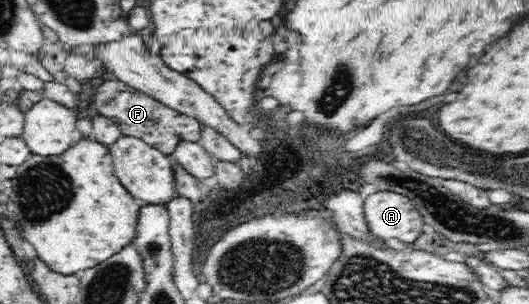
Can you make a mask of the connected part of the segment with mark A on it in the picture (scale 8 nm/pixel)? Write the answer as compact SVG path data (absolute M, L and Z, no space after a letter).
M378 190L364 200L365 219L371 234L396 245L414 243L421 236L424 218L409 197L391 190Z

